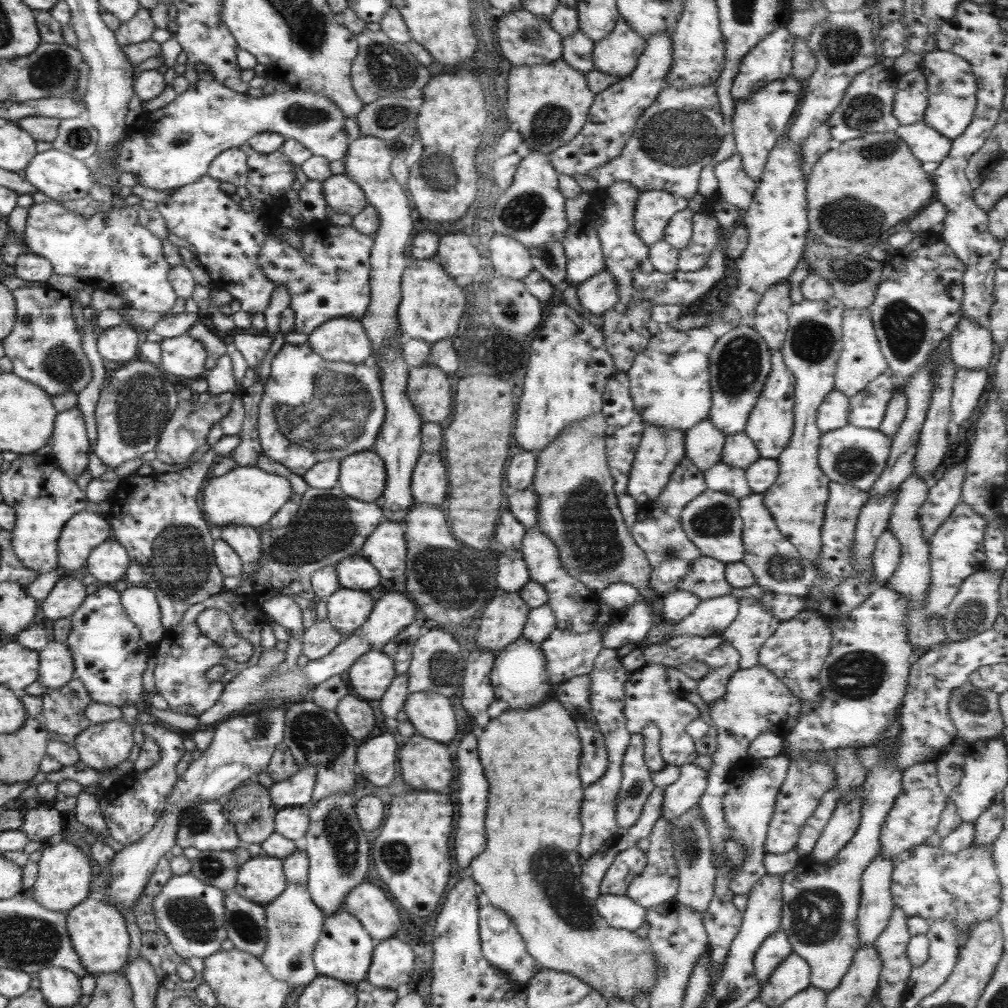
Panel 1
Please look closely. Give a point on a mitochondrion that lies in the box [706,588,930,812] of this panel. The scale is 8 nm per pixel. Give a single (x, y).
(857, 675)

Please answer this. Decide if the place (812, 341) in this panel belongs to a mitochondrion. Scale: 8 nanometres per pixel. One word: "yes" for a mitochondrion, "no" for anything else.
yes

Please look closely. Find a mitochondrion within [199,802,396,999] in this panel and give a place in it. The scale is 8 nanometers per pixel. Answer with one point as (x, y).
(240, 921)

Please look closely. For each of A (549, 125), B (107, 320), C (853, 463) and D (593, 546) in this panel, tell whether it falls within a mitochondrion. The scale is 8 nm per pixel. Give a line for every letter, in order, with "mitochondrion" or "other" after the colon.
A: mitochondrion
B: other
C: mitochondrion
D: mitochondrion

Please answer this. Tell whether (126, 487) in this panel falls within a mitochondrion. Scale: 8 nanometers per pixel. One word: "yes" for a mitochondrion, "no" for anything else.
no

